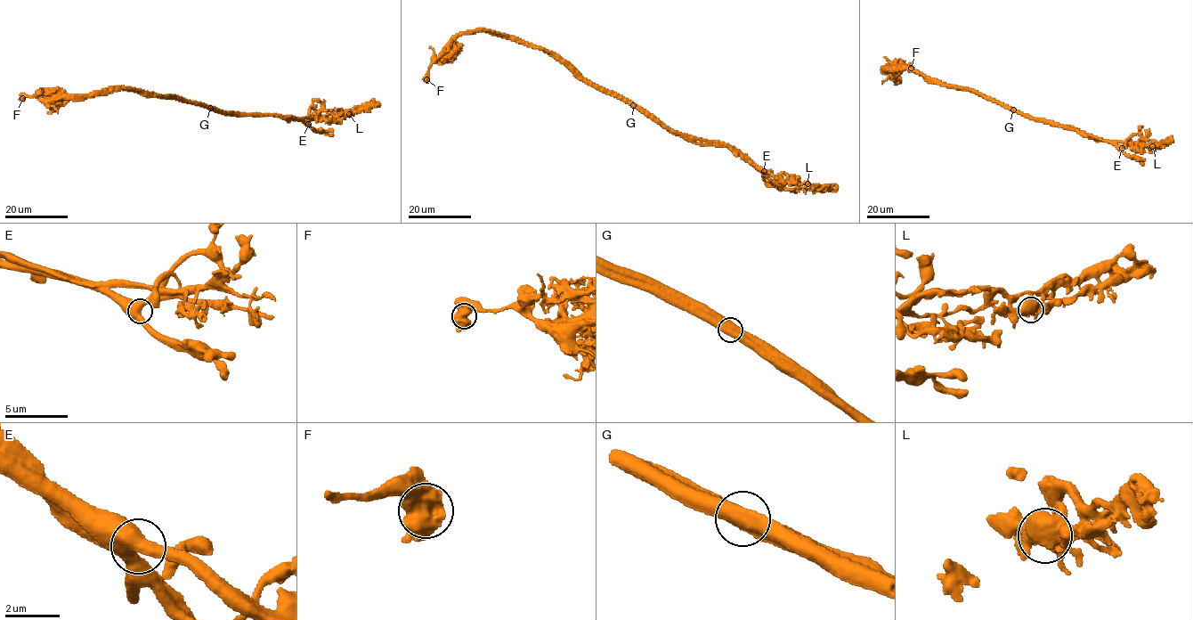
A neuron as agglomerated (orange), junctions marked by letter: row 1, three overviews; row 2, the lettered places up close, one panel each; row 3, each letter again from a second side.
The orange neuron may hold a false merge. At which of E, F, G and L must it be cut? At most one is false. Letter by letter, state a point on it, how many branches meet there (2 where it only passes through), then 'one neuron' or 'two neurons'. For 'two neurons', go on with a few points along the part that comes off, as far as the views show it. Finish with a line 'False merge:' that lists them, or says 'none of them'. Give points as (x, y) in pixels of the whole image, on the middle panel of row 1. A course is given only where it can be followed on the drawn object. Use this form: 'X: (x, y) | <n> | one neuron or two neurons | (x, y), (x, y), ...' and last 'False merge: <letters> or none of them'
E: (764, 171) | 3 | one neuron
F: (426, 79) | 2 | one neuron
G: (633, 105) | 2 | two neurons | (633, 105), (584, 82), (567, 65), (547, 52), (490, 31), (467, 30), (454, 35), (431, 65), (426, 77)
L: (807, 183) | 4 | one neuron
False merge: G

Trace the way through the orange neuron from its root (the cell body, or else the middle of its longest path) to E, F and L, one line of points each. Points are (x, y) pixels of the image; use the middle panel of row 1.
E: (624, 101), (642, 107), (688, 139), (734, 146), (764, 171)
F: (624, 101), (584, 82), (552, 53), (486, 30), (460, 32), (431, 65), (426, 79)
L: (624, 101), (642, 107), (688, 139), (734, 146), (781, 188), (796, 191), (803, 189), (807, 183)

